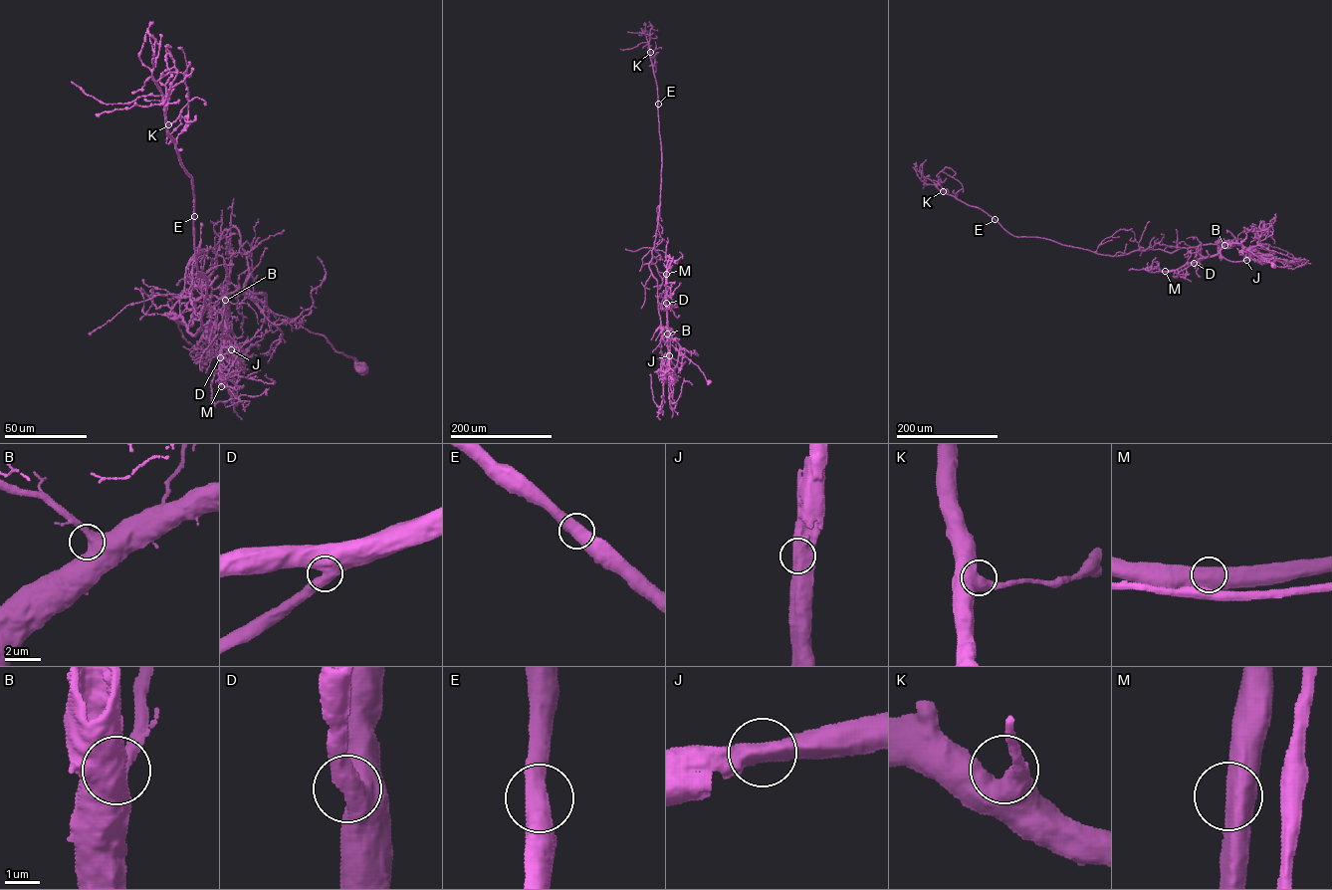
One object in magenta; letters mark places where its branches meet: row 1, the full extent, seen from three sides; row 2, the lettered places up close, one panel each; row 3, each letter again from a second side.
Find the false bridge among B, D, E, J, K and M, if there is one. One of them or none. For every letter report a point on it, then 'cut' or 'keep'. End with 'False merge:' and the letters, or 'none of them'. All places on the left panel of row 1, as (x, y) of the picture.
B: at (225, 300); keep
D: at (220, 357); keep
E: at (194, 216); keep
J: at (231, 349); cut
K: at (168, 124); keep
M: at (221, 386); keep
False merge: J

